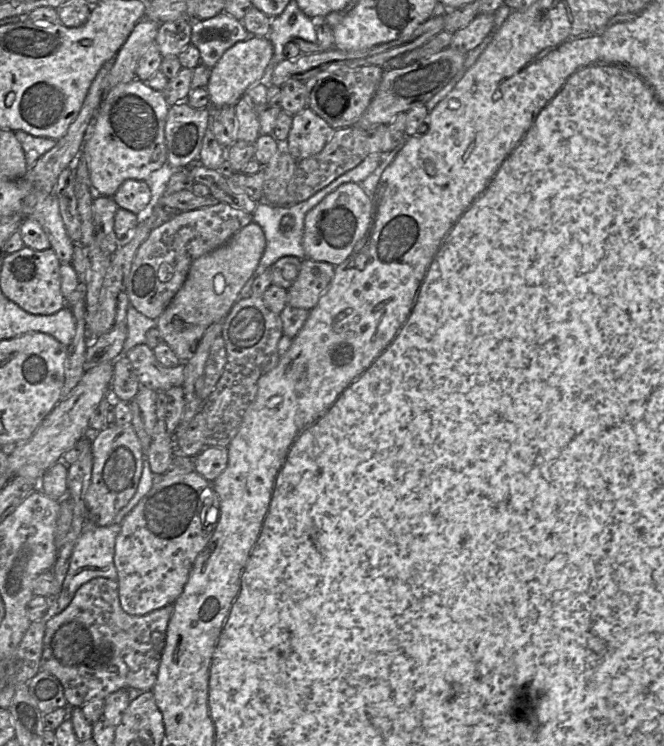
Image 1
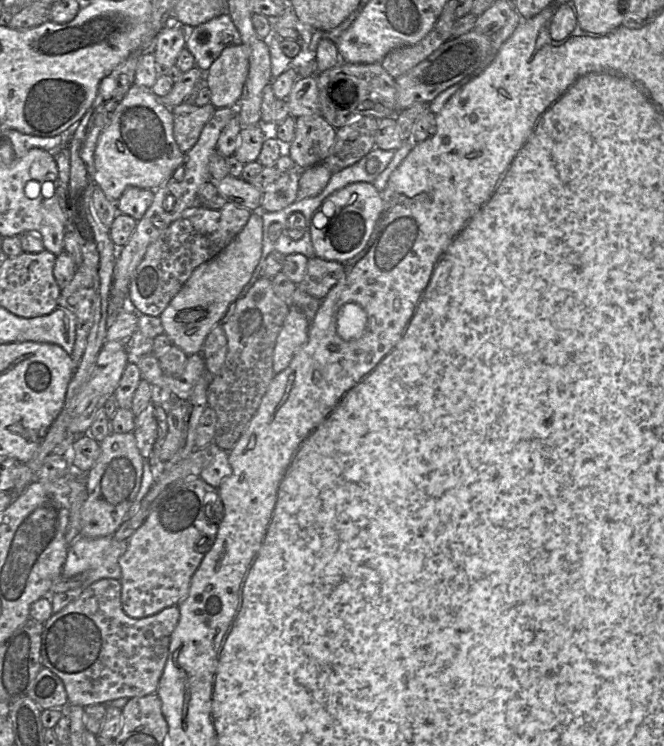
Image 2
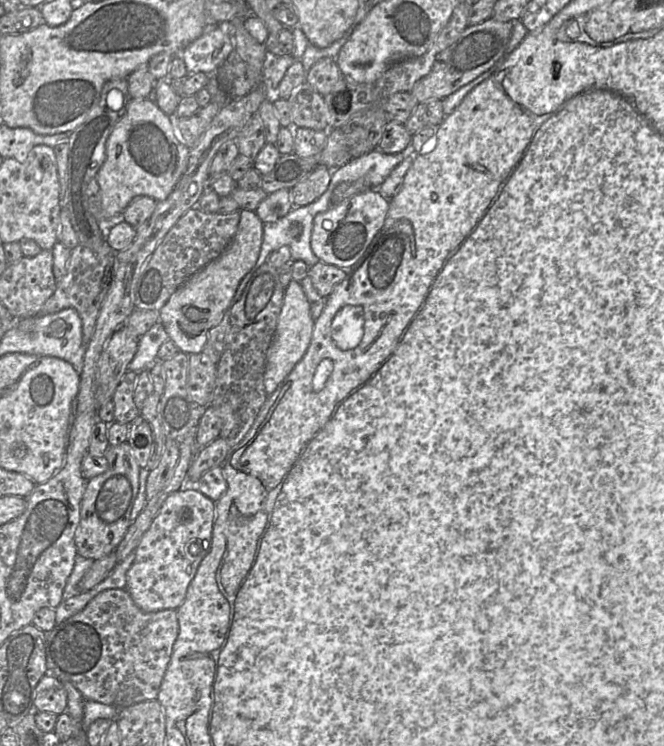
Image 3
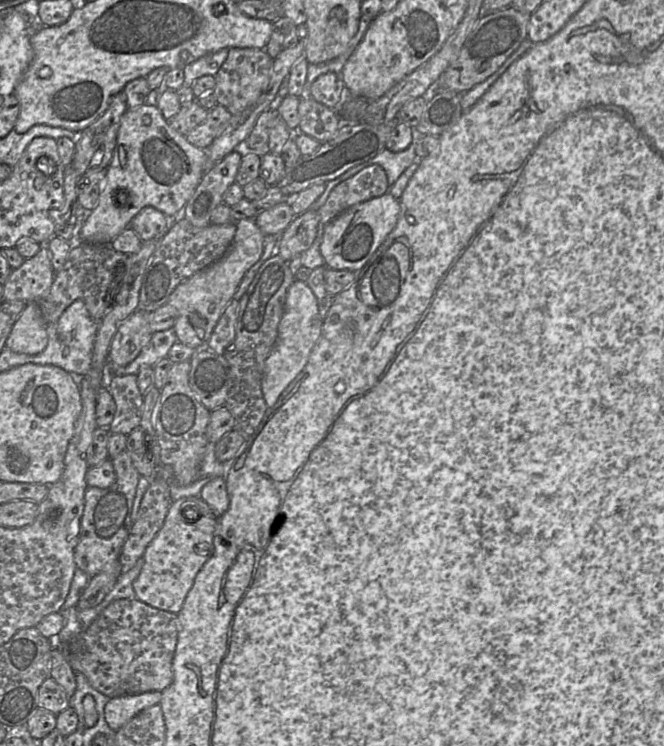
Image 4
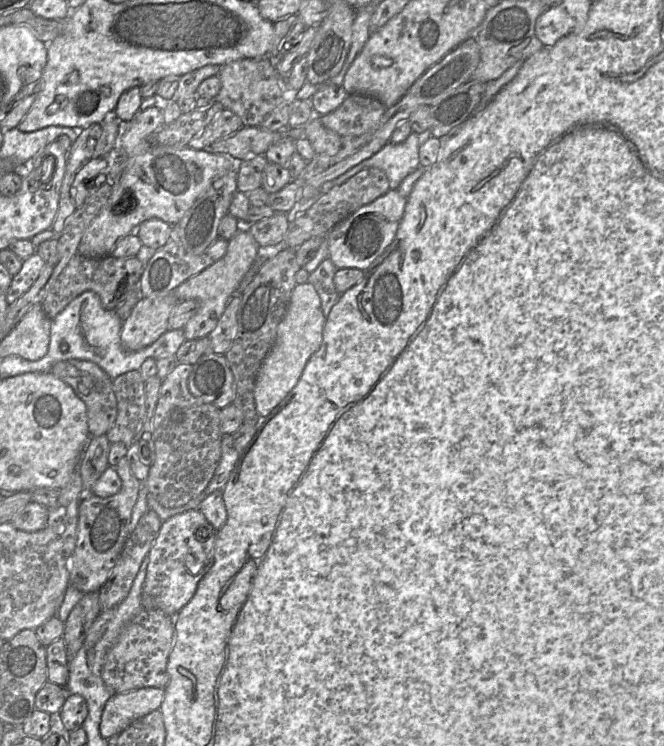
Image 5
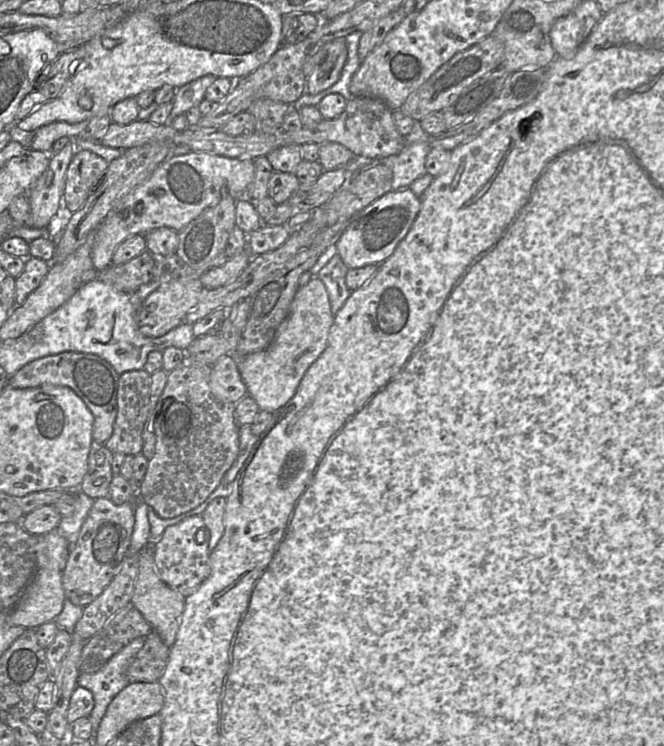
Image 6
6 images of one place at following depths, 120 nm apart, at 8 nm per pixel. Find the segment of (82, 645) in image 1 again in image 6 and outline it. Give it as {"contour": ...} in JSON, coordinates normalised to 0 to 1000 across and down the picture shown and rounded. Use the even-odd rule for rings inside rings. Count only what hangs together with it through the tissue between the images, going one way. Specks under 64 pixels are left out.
{"contour":[[[230,845],[218,854],[215,867],[193,894],[191,908],[196,916],[239,913],[252,891],[255,875],[256,869]]]}

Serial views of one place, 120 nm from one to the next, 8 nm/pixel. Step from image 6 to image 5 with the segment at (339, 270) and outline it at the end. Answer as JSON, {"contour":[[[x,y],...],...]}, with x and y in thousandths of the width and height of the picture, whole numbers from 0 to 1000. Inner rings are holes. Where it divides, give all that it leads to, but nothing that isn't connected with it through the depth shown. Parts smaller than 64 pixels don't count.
{"contour":[[[491,346],[464,371],[464,378],[473,383],[482,398],[483,414],[489,426],[514,395],[503,382],[503,369],[508,362],[509,359],[497,346]]]}

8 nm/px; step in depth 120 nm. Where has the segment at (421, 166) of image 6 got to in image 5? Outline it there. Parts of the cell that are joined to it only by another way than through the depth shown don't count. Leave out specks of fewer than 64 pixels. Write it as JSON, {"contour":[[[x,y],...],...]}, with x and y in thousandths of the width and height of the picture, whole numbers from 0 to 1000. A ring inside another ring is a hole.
{"contour":[[[620,178],[601,193],[586,190],[571,204],[530,224],[523,231],[497,243],[491,253],[517,247],[547,227],[565,224],[580,231],[589,255],[598,253],[607,240],[633,224],[631,198],[636,185]]]}

